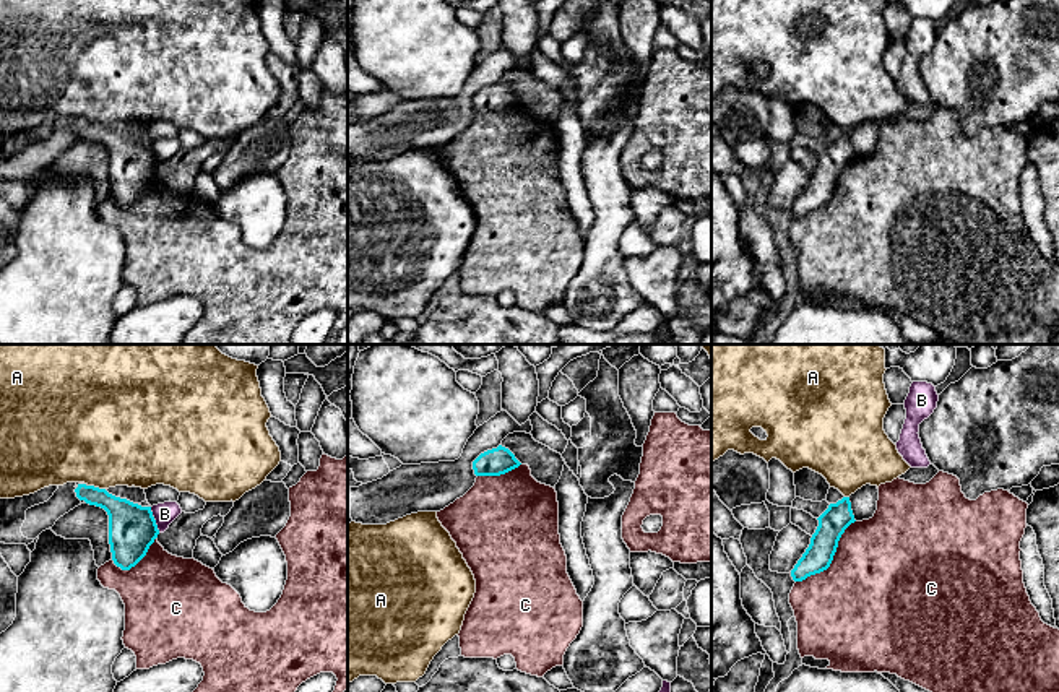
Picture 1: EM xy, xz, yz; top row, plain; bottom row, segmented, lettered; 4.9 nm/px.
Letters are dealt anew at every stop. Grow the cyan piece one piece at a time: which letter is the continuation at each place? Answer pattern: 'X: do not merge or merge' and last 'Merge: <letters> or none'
A: do not merge
B: do not merge
C: do not merge
Merge: none

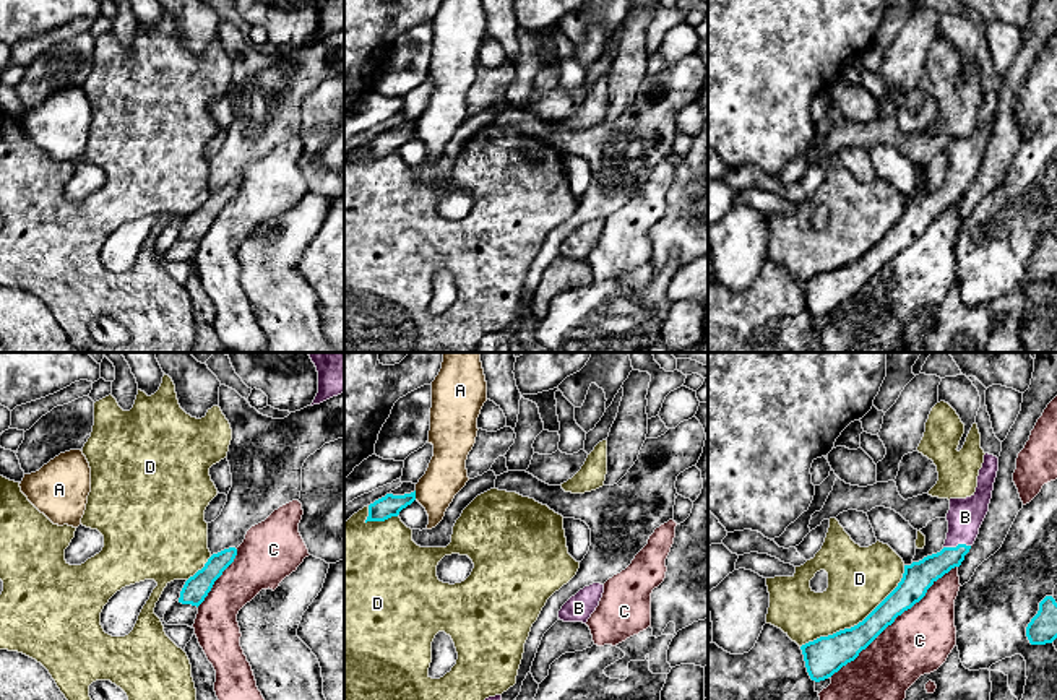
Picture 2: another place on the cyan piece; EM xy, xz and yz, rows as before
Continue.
A: do not merge
B: merge
C: do not merge
D: do not merge
Merge: B

